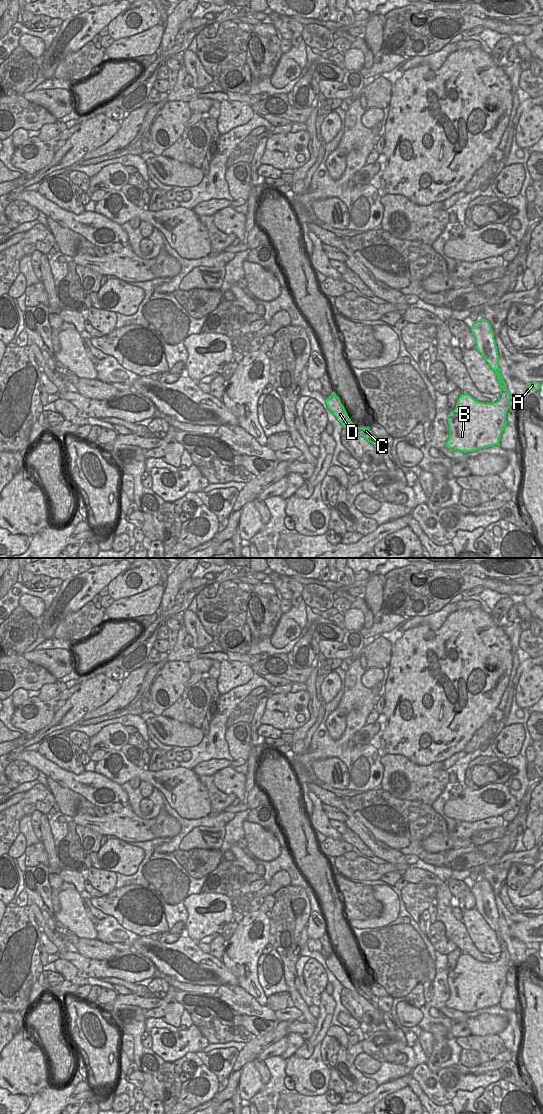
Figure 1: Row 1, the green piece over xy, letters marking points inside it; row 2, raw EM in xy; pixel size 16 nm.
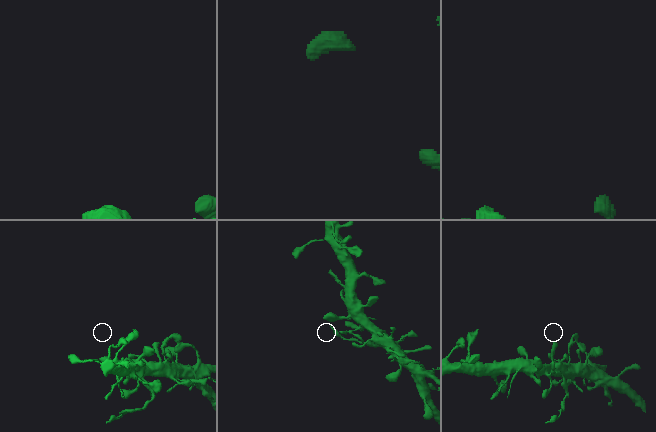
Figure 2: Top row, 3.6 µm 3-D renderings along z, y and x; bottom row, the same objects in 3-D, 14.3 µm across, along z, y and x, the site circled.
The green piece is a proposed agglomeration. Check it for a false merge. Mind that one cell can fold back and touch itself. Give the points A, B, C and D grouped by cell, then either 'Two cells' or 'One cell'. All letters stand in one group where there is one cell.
Groups: A B D / C. Two cells.

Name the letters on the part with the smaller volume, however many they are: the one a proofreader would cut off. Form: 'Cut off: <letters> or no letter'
Cut off: C.

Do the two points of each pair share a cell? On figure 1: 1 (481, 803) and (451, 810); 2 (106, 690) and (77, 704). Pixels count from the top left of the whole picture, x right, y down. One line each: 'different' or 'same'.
1: same
2: same

